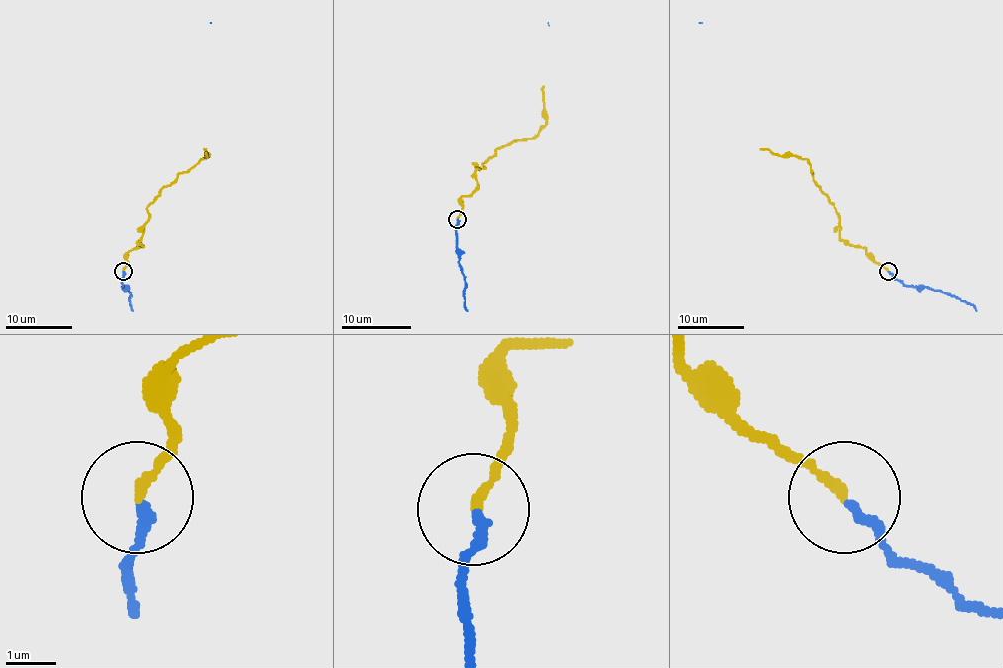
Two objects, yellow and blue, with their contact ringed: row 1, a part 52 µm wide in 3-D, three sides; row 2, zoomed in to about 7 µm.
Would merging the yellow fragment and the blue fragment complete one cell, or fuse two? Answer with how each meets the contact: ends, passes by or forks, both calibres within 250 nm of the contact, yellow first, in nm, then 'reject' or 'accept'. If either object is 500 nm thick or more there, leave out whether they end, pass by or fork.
yellow ends; blue ends; calibres 180 and 190 nm; accept

